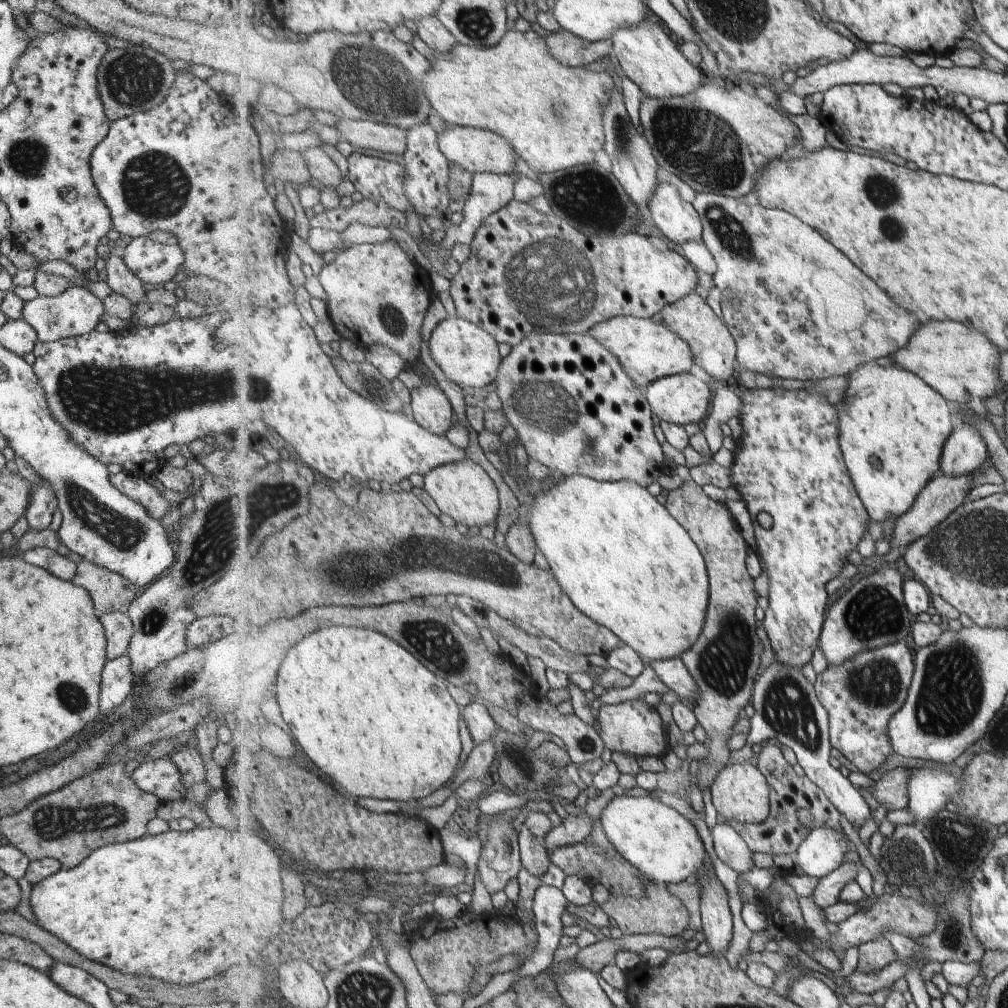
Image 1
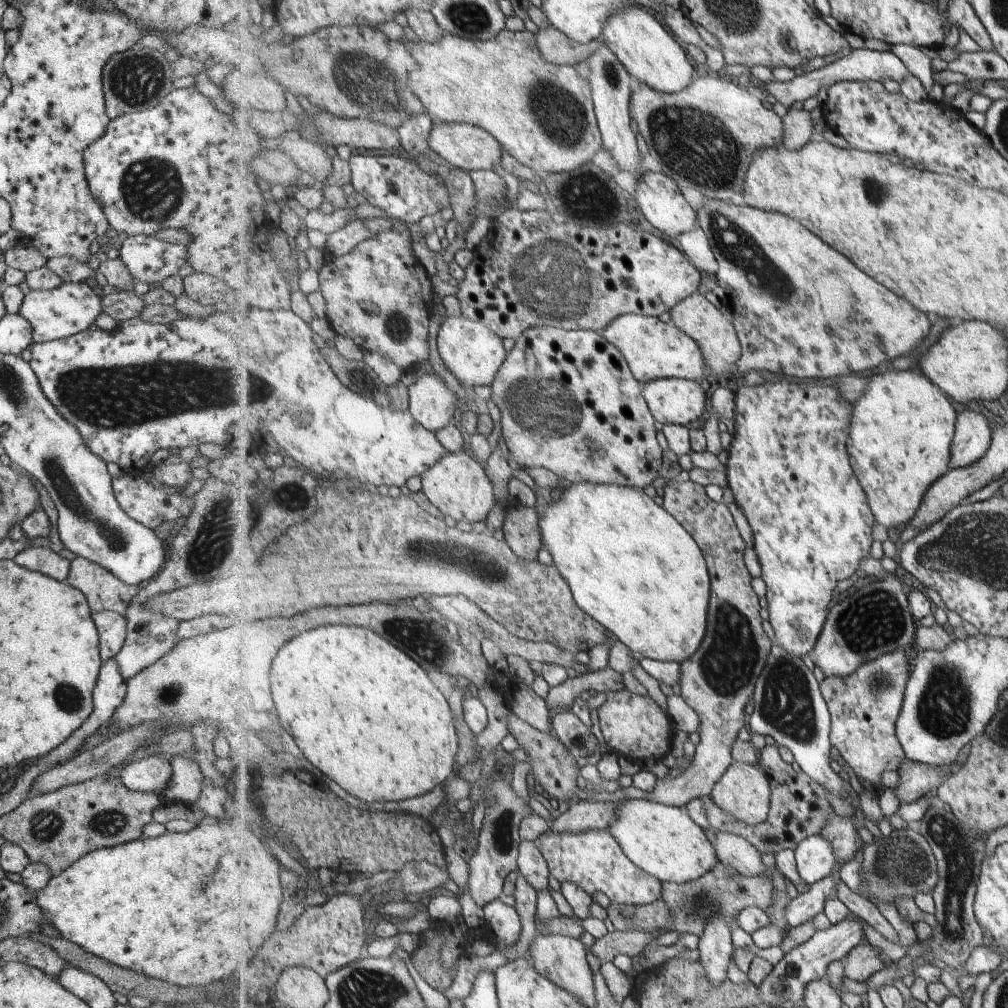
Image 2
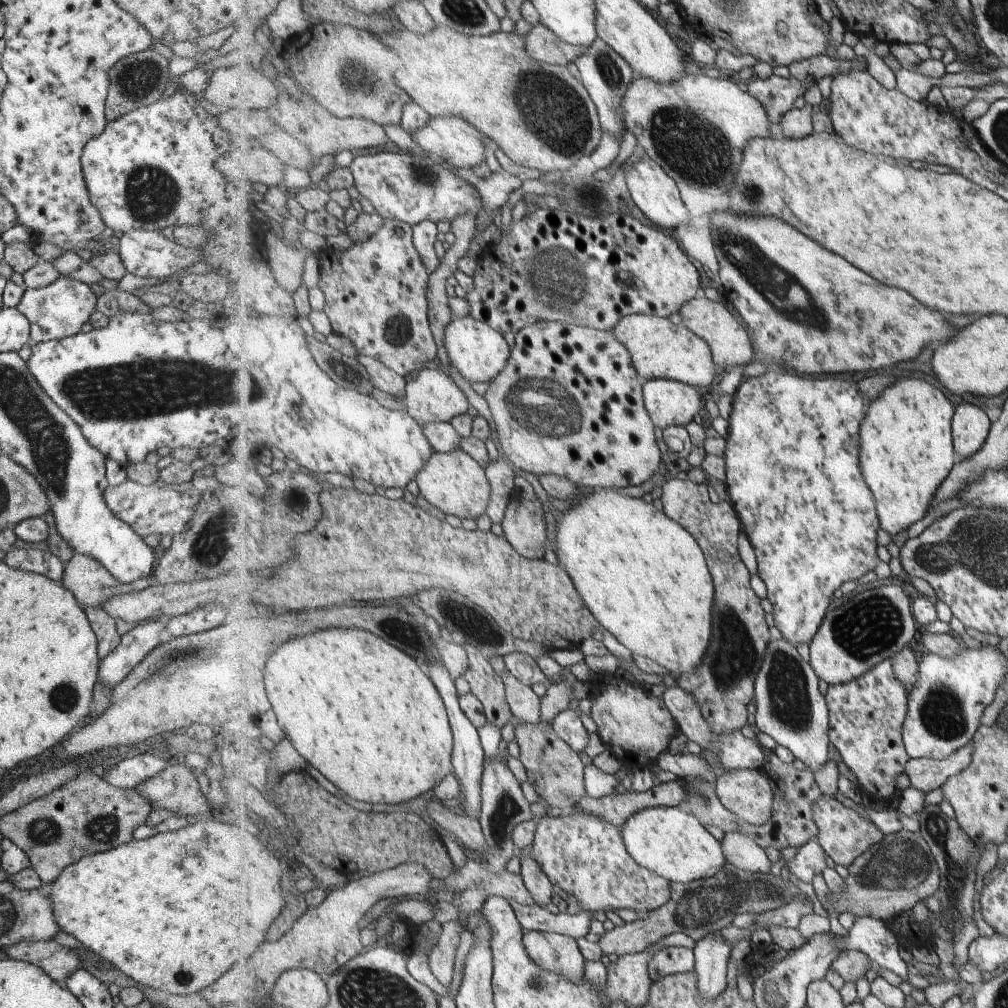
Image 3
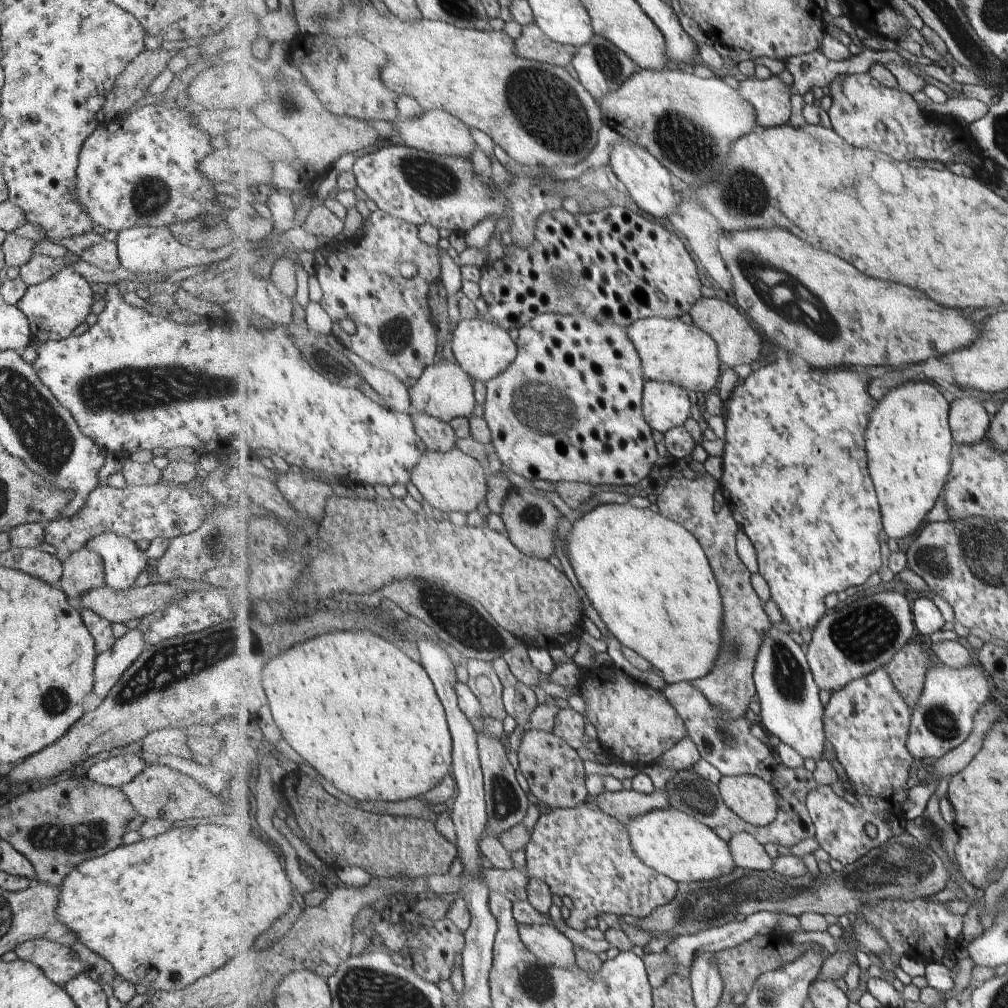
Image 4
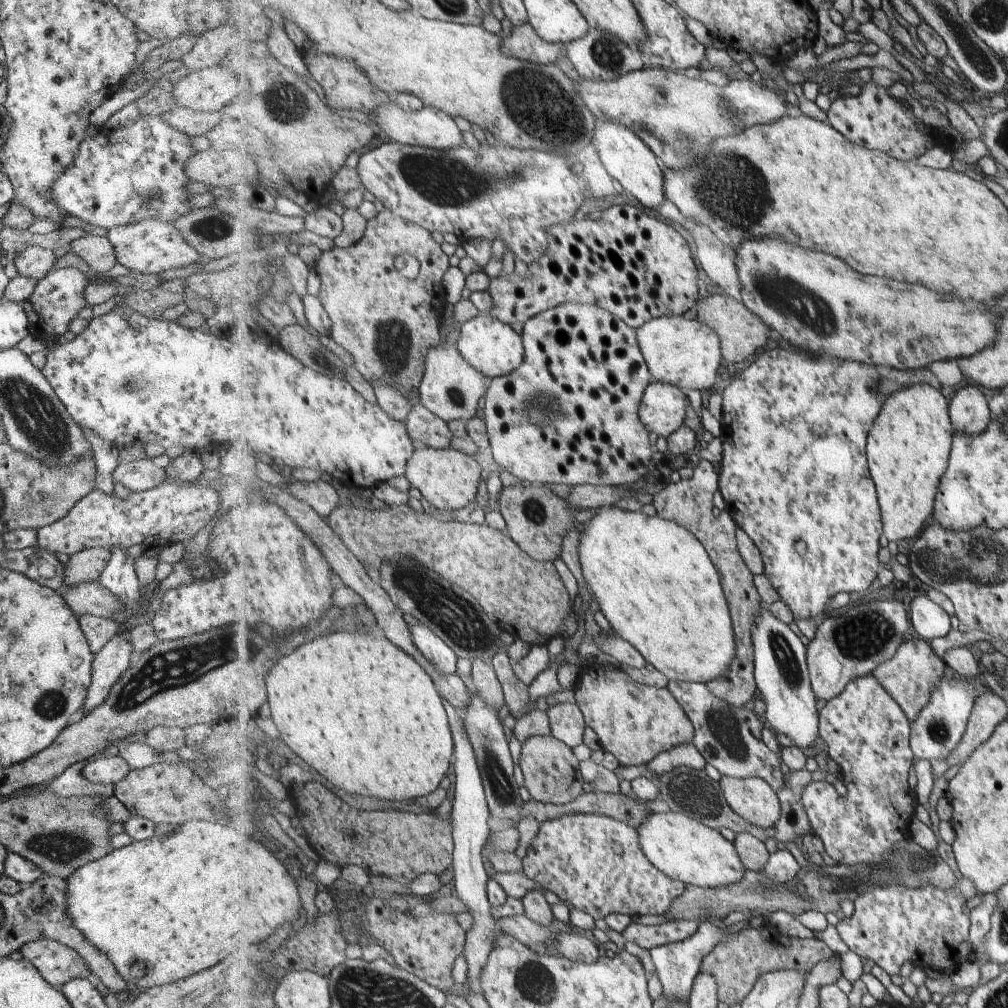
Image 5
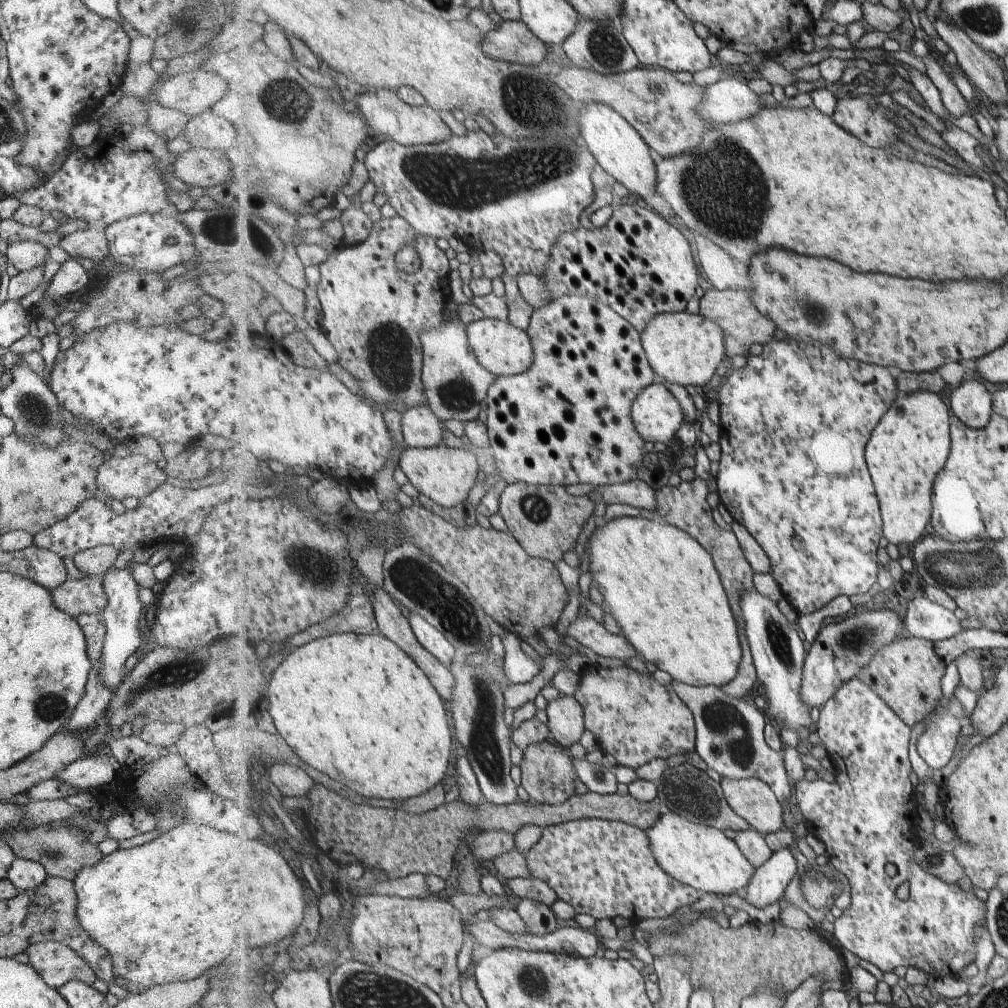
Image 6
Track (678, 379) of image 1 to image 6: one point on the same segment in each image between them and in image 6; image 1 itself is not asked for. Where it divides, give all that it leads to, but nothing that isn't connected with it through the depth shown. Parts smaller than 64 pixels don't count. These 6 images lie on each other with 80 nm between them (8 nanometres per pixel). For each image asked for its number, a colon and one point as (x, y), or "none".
2: (674, 401)
3: (668, 402)
4: (667, 405)
5: (664, 407)
6: (658, 414)

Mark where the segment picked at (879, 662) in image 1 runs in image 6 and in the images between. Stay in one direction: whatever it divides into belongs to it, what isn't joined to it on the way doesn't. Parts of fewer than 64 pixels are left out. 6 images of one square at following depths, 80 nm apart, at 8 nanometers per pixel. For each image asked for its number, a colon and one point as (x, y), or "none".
2: (865, 705)
3: (867, 715)
4: (867, 722)
5: (868, 732)
6: (900, 914)

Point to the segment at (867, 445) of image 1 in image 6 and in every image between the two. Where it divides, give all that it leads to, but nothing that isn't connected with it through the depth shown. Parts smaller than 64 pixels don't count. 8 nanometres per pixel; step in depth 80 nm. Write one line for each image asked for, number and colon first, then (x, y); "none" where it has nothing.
2: (903, 426)
3: (907, 450)
4: (909, 440)
5: (909, 449)
6: (909, 448)

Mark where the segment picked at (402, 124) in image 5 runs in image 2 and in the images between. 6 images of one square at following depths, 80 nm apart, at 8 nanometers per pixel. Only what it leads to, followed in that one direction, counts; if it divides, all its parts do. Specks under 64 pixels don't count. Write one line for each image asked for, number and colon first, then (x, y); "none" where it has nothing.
2: (468, 147)
3: (457, 141)
4: (437, 131)

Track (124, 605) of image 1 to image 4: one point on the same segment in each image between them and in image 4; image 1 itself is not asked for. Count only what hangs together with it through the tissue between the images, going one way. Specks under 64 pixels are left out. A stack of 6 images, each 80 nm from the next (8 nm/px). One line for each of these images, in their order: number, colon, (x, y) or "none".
2: (103, 592)
3: (91, 585)
4: (83, 570)

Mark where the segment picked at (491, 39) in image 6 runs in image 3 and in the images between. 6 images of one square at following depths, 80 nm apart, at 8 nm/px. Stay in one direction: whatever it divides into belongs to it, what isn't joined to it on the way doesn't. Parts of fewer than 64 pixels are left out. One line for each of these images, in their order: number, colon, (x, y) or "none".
3: (542, 43)
4: (534, 43)
5: (524, 42)

